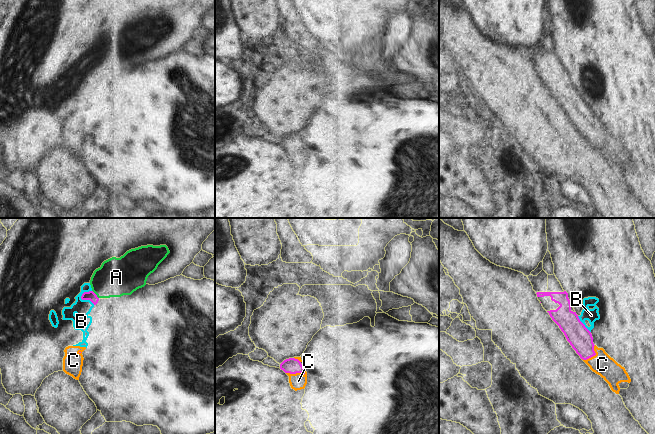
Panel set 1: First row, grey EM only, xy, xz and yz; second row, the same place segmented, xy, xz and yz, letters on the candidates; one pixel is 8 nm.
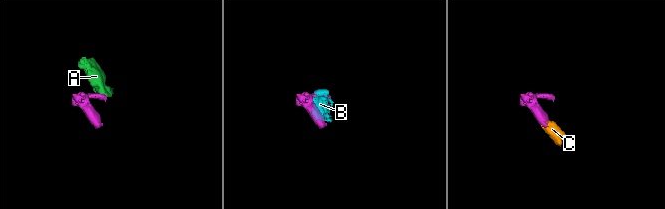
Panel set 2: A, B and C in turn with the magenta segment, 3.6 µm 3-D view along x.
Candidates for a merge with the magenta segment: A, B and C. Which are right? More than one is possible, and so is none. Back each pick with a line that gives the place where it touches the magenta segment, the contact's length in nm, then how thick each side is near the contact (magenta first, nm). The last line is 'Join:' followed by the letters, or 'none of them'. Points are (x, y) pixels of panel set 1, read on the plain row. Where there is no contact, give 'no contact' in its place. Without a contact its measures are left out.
C: meets magenta in yz at (593, 131); contact 160 nm long; 190 nm thick on the magenta side, 180 nm on the other
Join: C

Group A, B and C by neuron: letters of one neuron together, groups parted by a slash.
A B / C

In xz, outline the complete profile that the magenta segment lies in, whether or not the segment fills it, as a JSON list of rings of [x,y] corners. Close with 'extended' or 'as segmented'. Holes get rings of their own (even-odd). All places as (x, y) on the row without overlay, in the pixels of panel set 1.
[[[294,133],[284,136],[280,145],[289,152],[289,159],[295,167],[304,165],[307,160],[307,148],[301,140],[301,133]]]; extended

